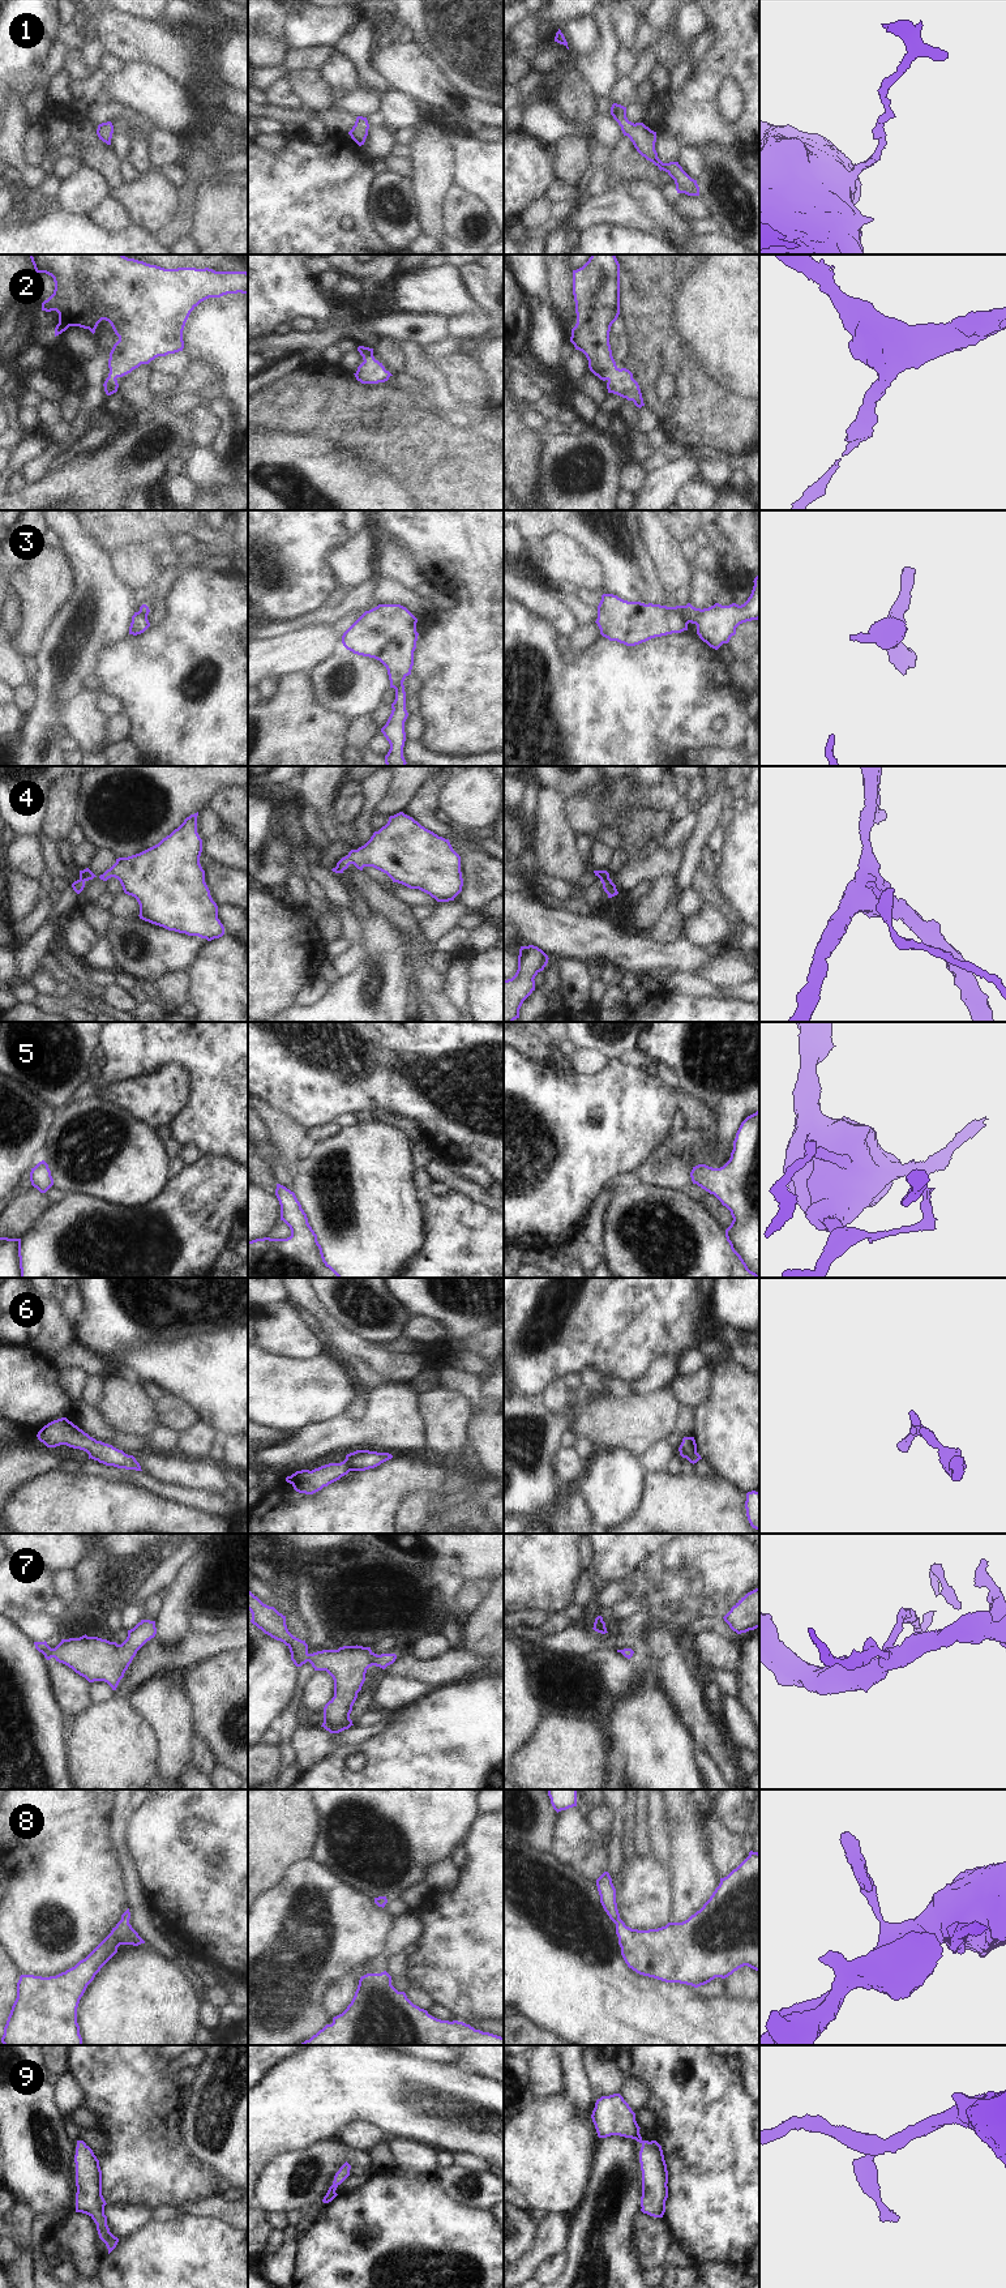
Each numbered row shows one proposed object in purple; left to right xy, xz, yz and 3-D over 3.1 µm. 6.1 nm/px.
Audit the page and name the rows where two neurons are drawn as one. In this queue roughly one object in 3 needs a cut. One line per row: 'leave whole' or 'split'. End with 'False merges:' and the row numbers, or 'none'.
1: leave whole
2: leave whole
3: split
4: leave whole
5: leave whole
6: split
7: leave whole
8: leave whole
9: leave whole
False merges: 3, 6

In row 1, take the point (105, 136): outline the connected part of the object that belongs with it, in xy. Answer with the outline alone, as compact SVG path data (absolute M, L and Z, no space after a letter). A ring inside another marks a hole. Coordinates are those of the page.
M111 121L102 123L98 125L97 134L99 140L106 142L107 145L111 145L112 133L114 133L114 125Z

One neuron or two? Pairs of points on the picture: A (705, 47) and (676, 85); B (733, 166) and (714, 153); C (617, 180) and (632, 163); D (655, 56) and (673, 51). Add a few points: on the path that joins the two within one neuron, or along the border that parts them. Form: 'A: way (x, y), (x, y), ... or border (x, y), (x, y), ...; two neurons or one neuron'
A: way (696, 56), (679, 76); one neuron
B: way (728, 166), (719, 158); one neuron
C: way (619, 176), (628, 167); one neuron
D: way (659, 54), (670, 51); one neuron

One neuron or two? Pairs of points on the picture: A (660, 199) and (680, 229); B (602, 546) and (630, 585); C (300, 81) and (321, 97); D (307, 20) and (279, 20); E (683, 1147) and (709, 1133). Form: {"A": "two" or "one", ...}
{"A": "one", "B": "one", "C": "one", "D": "one", "E": "two"}

